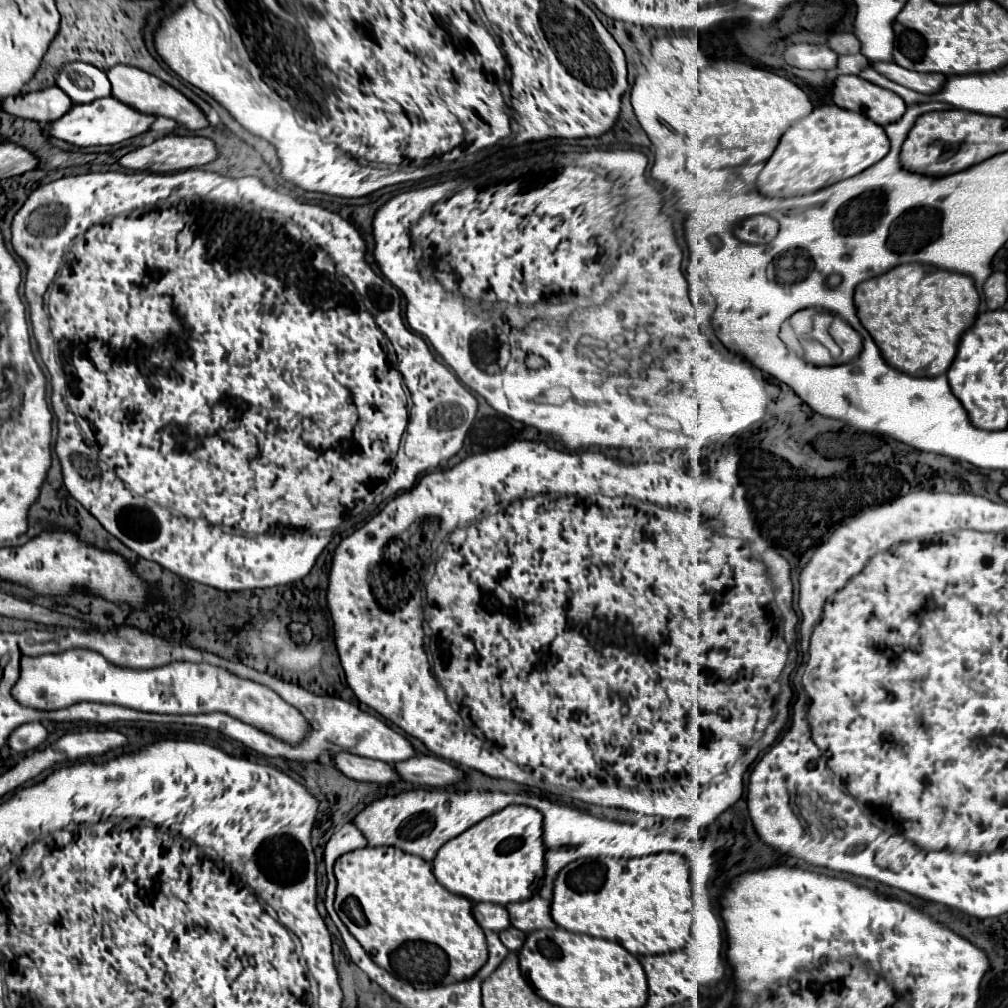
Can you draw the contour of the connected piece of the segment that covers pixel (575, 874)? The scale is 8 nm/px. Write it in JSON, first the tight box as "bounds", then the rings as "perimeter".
{"bounds":[551,852,691,956],"perimeter":[[[661,852],[641,858],[579,858],[559,870],[553,884],[551,914],[555,924],[569,930],[621,944],[635,956],[665,954],[685,948],[691,932],[691,882],[687,860],[681,854]]]}

